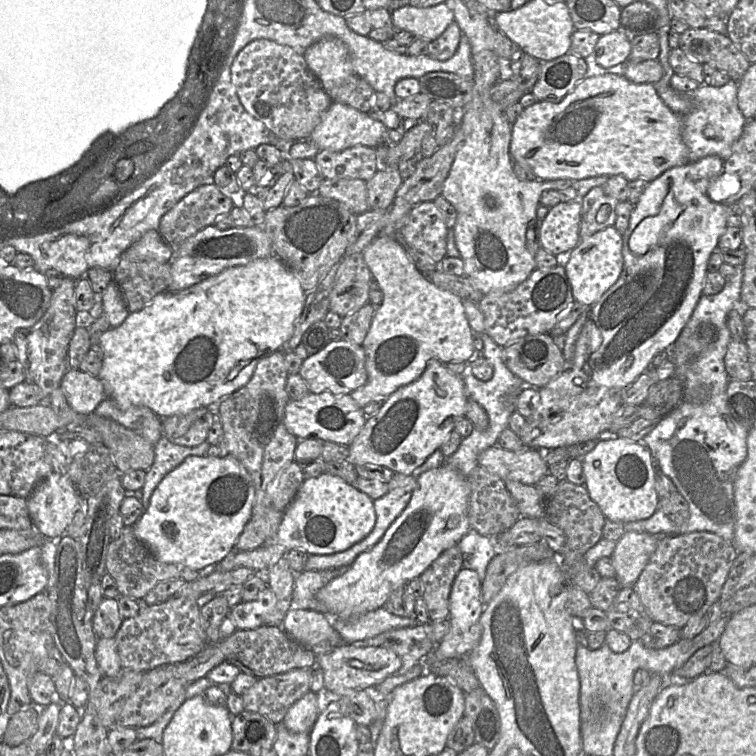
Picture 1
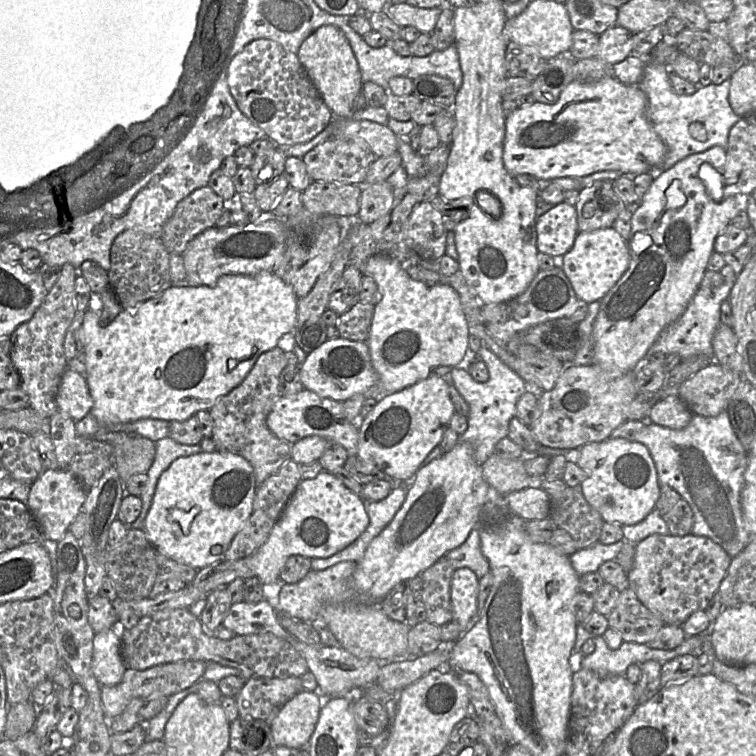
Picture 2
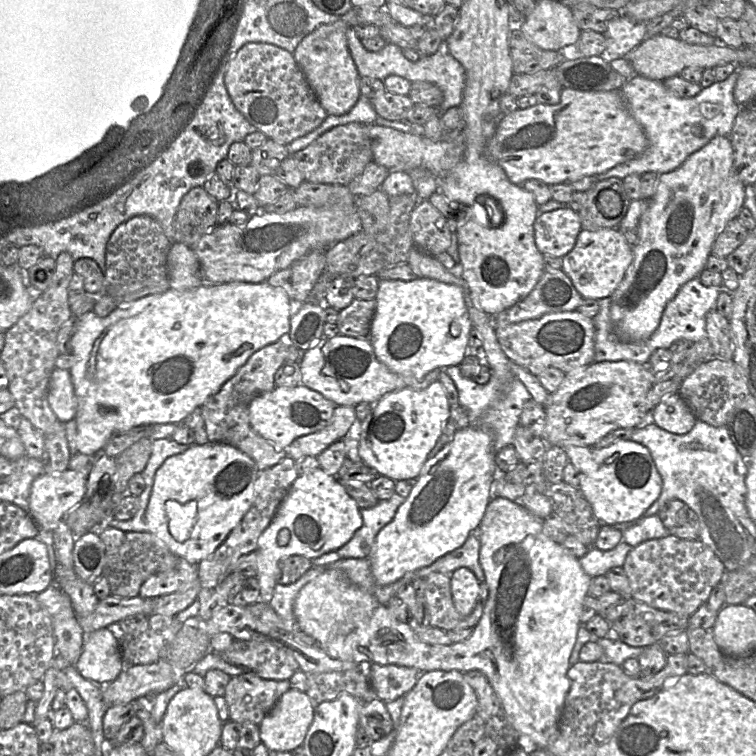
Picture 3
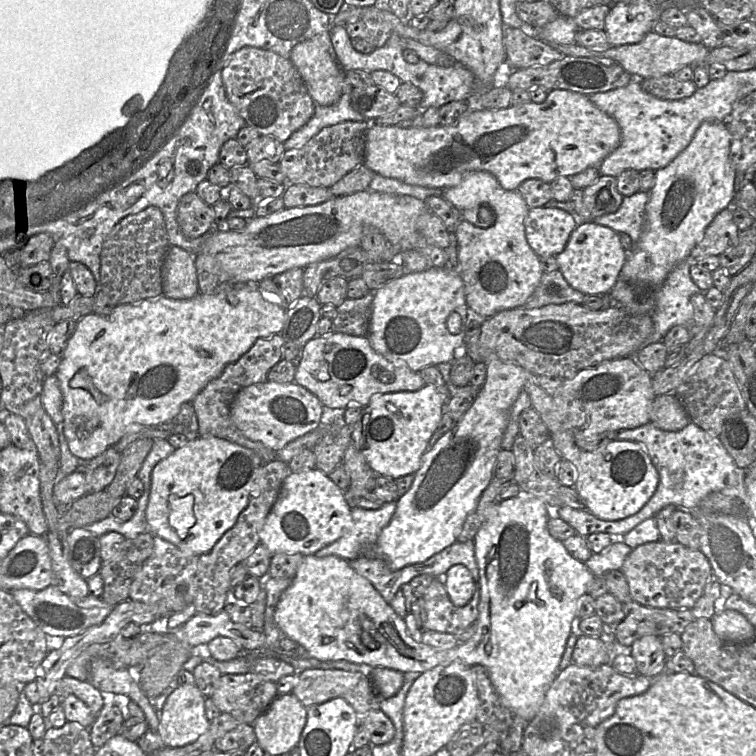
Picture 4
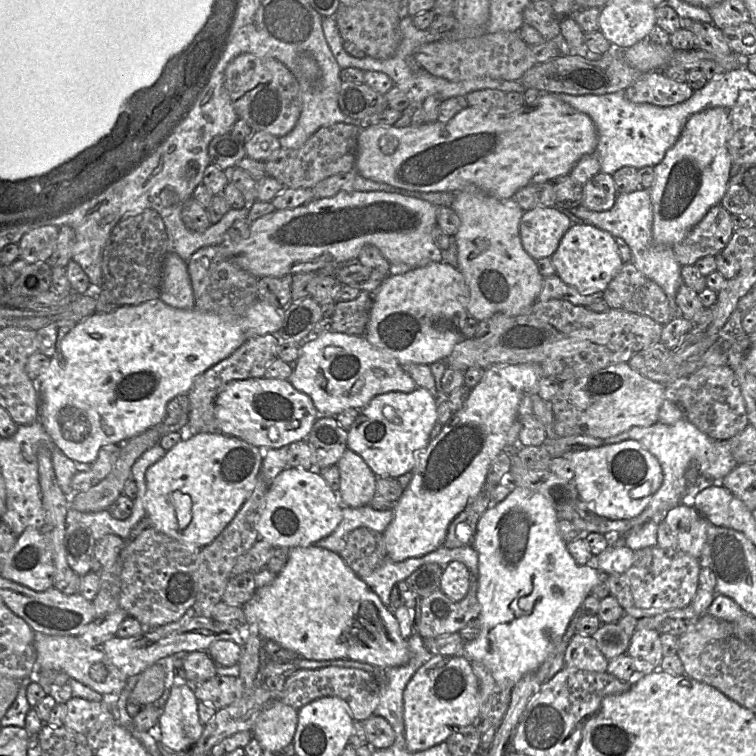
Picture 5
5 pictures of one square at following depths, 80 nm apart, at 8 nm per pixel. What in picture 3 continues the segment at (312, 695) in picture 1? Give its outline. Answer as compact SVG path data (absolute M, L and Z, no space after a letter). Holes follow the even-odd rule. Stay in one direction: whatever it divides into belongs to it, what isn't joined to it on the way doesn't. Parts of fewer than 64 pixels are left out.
M285 692L259 724L262 743L271 753L290 752L302 746L315 706L306 692Z

